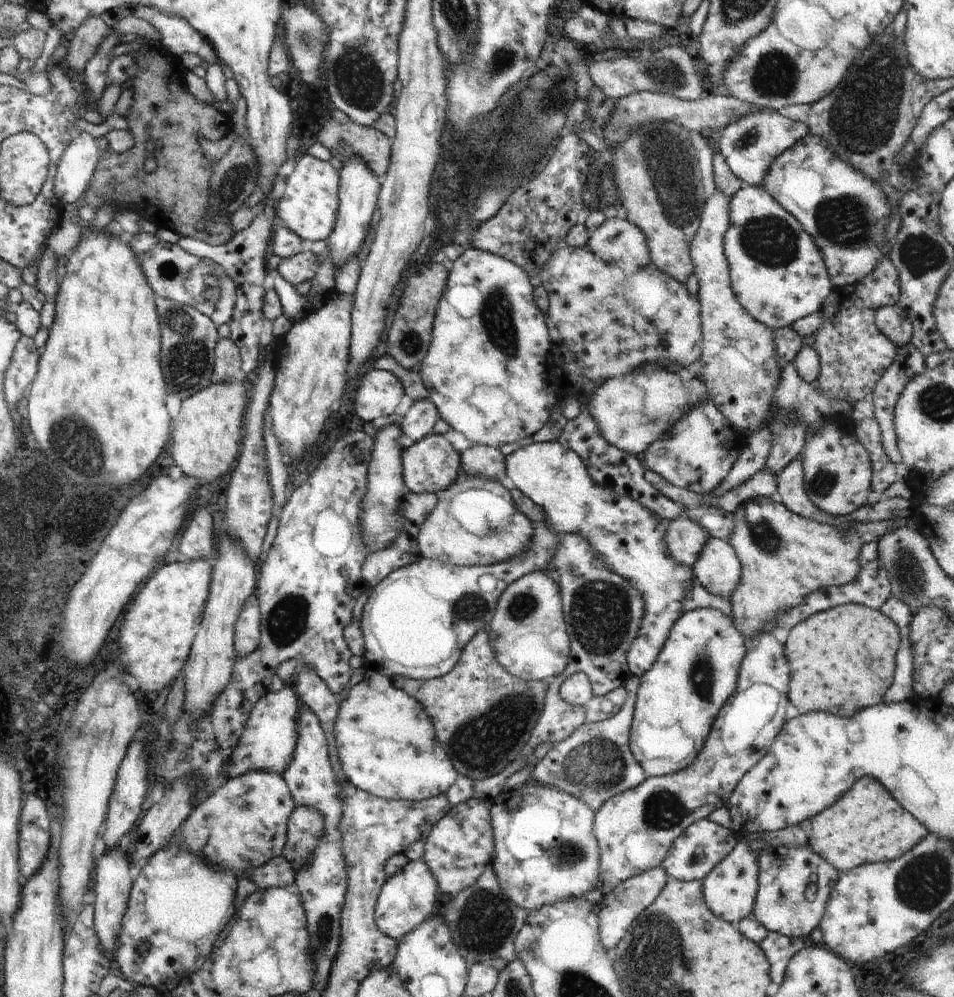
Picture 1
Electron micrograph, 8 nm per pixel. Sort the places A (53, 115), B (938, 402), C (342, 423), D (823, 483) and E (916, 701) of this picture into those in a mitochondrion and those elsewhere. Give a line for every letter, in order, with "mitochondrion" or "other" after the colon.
A: mitochondrion
B: mitochondrion
C: other
D: mitochondrion
E: other

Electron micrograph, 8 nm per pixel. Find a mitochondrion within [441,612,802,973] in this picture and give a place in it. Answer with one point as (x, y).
(481, 742)

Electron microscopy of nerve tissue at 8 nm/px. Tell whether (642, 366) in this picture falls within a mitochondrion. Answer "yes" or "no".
no

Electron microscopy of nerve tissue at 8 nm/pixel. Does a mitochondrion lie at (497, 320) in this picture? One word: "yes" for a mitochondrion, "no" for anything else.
yes

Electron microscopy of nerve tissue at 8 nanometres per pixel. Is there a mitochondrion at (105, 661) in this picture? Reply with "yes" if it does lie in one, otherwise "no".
no

